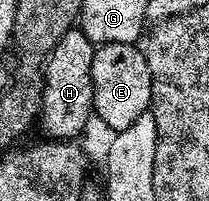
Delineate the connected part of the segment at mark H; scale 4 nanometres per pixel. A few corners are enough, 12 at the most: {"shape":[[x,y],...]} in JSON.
{"shape":[[80,29],[46,63],[43,136],[74,141],[92,119],[96,44]]}

